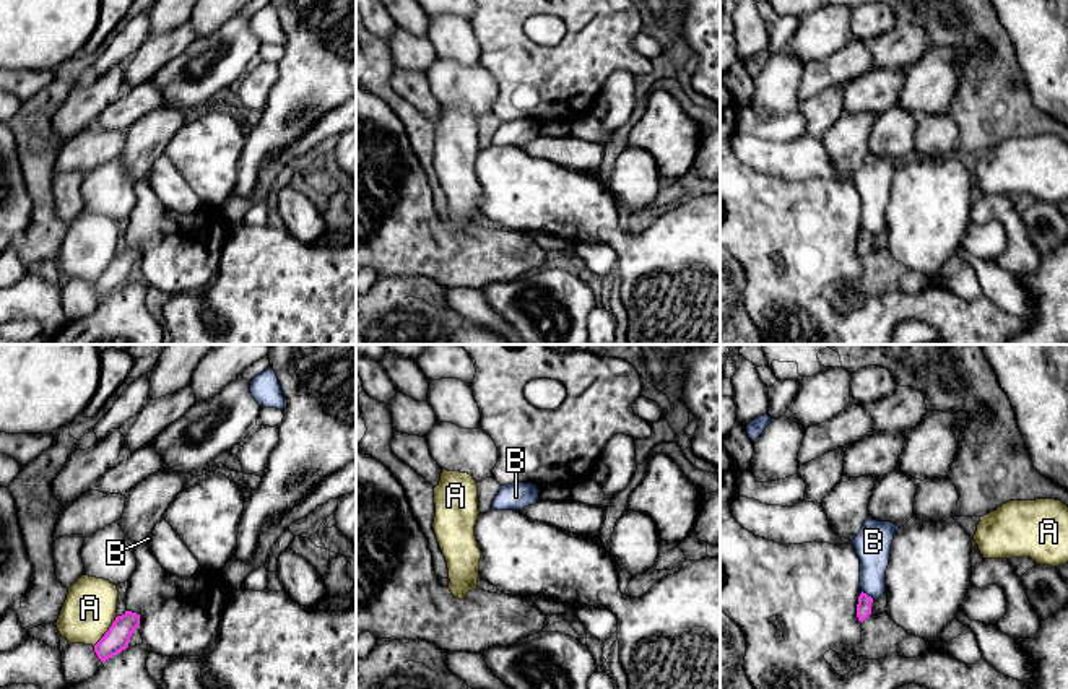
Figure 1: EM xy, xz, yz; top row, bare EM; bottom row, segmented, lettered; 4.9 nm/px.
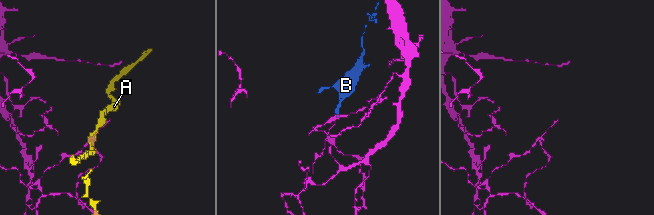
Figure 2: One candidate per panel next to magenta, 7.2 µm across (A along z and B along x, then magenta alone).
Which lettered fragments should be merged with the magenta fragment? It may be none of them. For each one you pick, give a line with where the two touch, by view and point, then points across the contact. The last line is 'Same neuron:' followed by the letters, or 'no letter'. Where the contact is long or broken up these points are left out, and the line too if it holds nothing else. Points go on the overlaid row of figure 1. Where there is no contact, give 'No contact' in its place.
Same neuron: no letter

